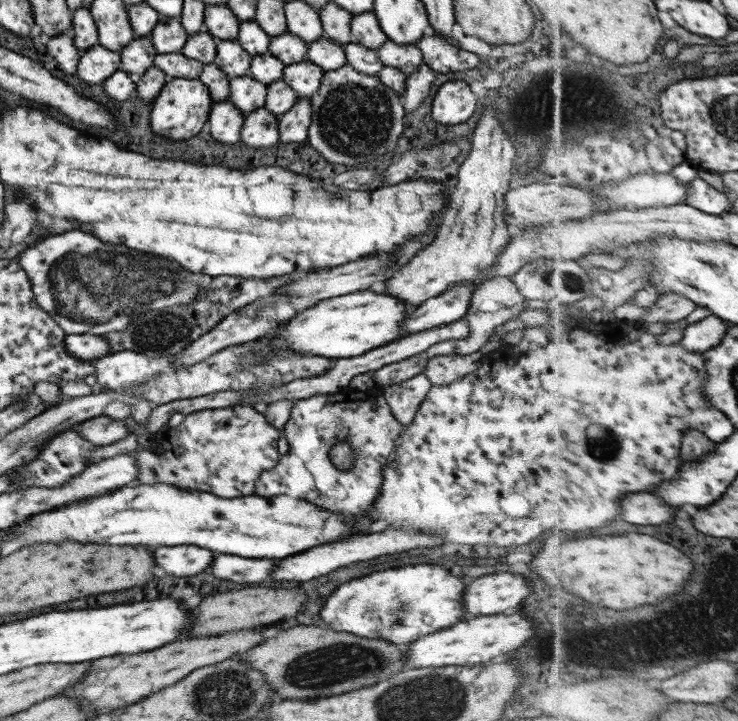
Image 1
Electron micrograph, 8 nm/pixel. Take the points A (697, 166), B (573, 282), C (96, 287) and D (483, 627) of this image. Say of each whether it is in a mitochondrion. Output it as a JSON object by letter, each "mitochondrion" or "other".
{"A":"other","B":"mitochondrion","C":"mitochondrion","D":"other"}

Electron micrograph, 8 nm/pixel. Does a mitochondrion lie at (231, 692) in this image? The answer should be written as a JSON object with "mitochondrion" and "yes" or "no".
{"mitochondrion":"yes"}

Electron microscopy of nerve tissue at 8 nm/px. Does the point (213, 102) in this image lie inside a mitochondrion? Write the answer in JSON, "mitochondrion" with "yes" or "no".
{"mitochondrion":"no"}

